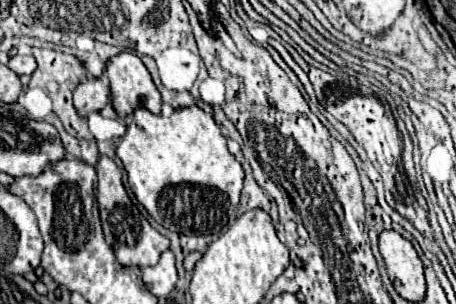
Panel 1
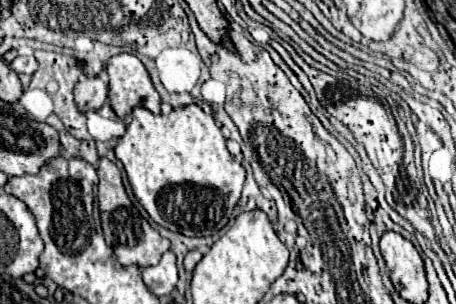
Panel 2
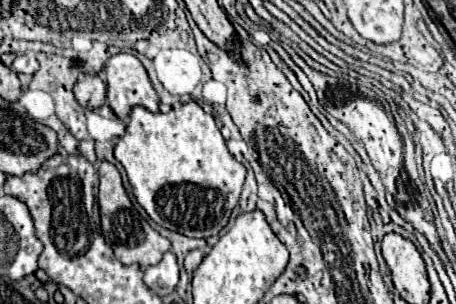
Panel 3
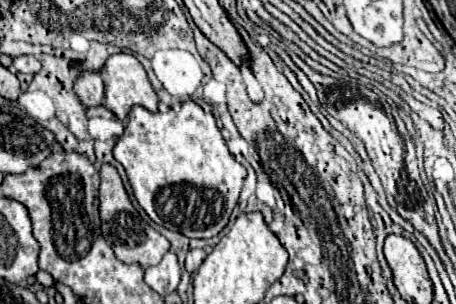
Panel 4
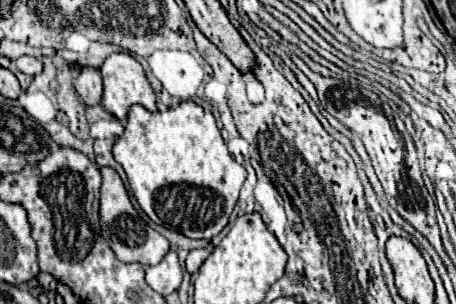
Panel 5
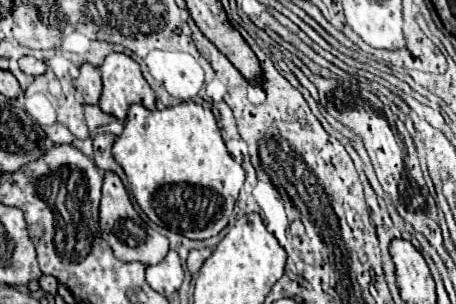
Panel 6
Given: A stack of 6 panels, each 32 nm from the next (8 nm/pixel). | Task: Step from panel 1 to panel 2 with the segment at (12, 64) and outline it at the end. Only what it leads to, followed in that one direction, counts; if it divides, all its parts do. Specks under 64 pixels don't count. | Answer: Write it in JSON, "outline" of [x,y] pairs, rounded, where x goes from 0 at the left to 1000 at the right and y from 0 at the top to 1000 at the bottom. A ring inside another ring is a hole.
{"outline":[[[35,184],[35,197],[22,211],[22,224],[39,243],[75,243],[83,230],[83,204],[75,184]]]}

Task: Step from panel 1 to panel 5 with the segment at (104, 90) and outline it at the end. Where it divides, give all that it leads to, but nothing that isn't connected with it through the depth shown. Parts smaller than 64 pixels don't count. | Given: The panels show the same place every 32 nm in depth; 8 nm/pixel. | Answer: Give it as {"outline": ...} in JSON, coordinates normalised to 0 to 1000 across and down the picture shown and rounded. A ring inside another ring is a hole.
{"outline":[[[184,217],[175,230],[175,250],[162,263],[162,289],[175,309],[175,322],[184,329],[189,349],[215,342],[224,322],[224,257],[219,257],[219,230]]]}

